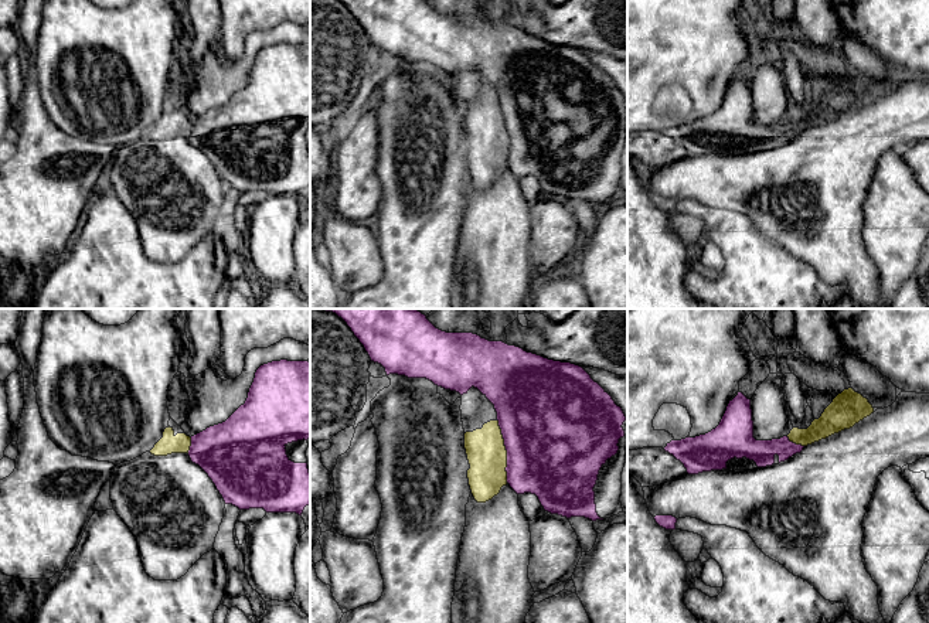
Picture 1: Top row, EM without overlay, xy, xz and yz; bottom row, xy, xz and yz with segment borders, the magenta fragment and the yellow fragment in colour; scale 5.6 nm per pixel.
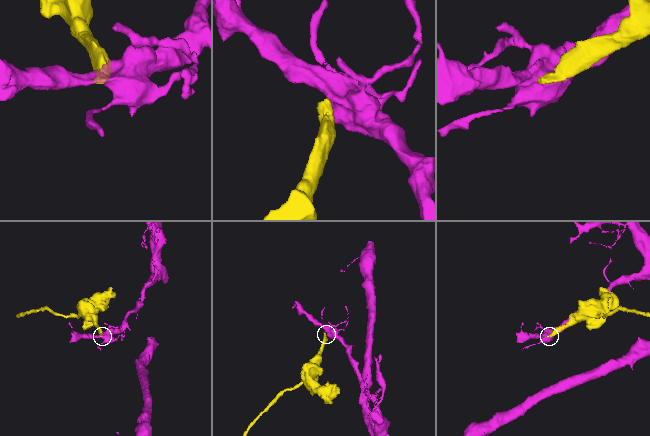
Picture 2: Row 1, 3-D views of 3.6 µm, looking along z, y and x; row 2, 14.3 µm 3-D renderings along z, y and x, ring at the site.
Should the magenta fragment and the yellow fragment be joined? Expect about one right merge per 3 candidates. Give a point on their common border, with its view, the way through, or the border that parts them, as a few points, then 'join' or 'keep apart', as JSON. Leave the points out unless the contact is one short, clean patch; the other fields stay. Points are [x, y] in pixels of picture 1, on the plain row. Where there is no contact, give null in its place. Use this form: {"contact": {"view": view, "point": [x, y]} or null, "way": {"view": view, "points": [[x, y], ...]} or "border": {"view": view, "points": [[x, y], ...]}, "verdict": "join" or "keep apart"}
{"contact": {"view": "xz", "point": [506, 132]}, "border": {"view": "xz", "points": [[497, 102], [504, 123], [507, 164]]}, "verdict": "keep apart"}

